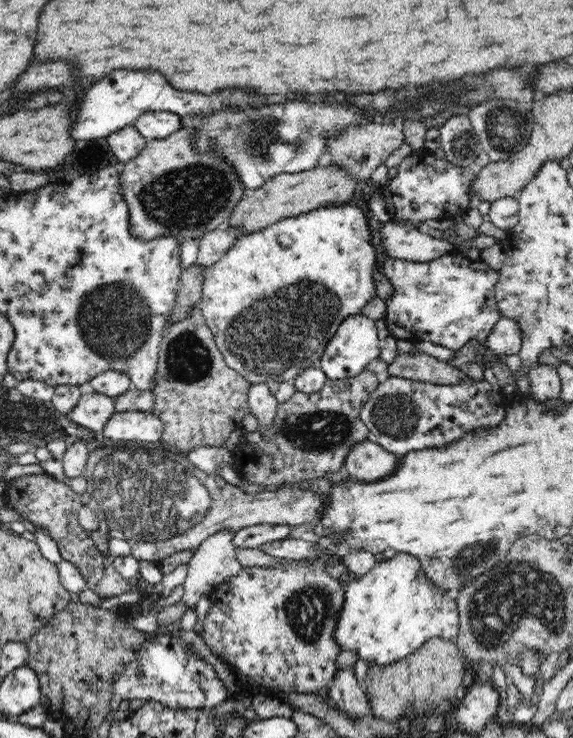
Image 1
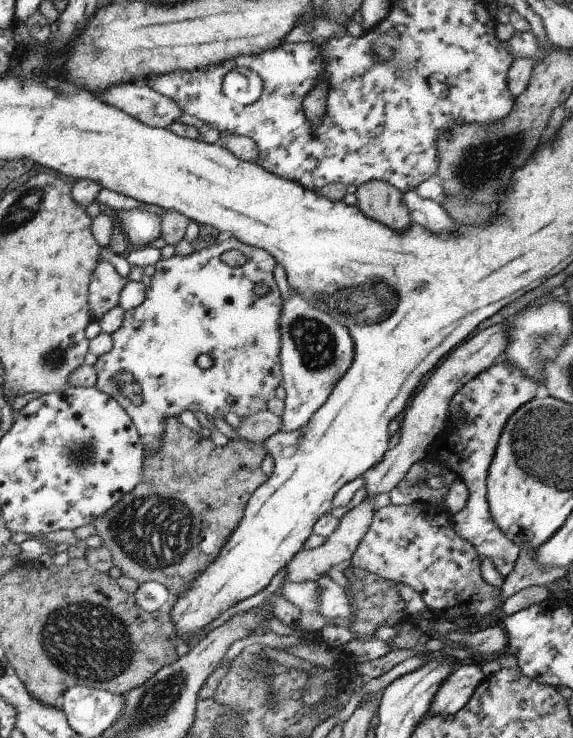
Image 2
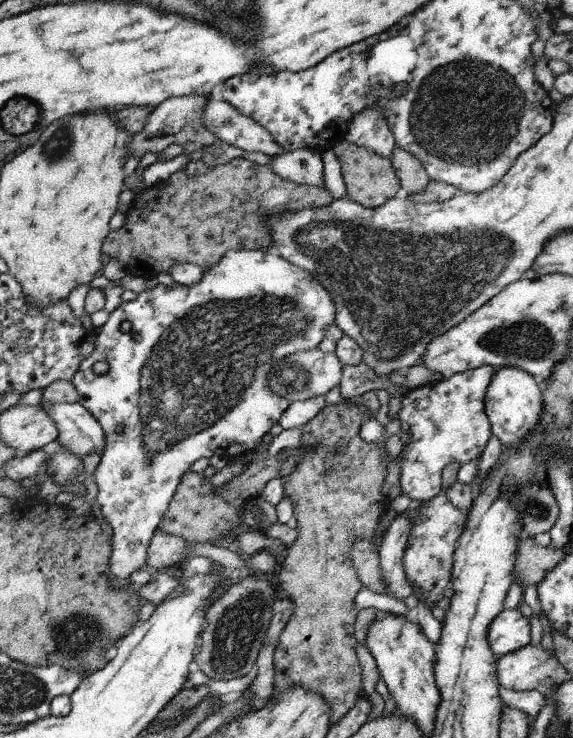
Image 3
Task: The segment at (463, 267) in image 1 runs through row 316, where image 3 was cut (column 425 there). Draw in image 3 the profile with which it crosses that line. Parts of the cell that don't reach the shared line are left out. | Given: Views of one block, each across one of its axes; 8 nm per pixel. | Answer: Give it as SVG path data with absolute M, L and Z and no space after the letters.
M483 365L476 369L467 369L462 373L452 374L449 378L440 378L432 384L412 388L400 398L400 409L395 418L403 423L411 442L403 444L403 461L400 468L400 489L413 503L423 503L441 493L441 469L449 463L460 464L479 458L490 434L490 426L482 403L489 379L496 371L492 366Z

